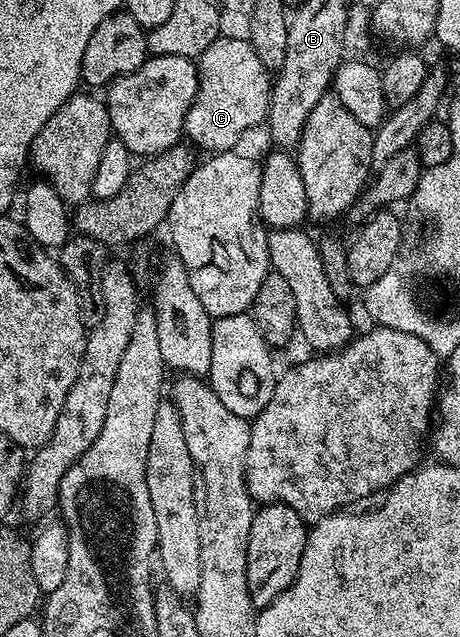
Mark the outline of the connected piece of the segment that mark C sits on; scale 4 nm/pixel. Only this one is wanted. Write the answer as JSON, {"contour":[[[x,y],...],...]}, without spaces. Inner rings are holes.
{"contour":[[[219,35],[208,50],[204,50],[202,56],[197,57],[198,65],[198,93],[192,102],[192,106],[186,115],[186,127],[184,129],[187,137],[191,136],[202,148],[207,148],[207,153],[217,154],[229,152],[239,147],[242,135],[249,128],[254,128],[258,123],[267,119],[270,110],[270,89],[272,87],[271,73],[256,58],[256,50],[252,50],[249,39],[238,36]]]}

